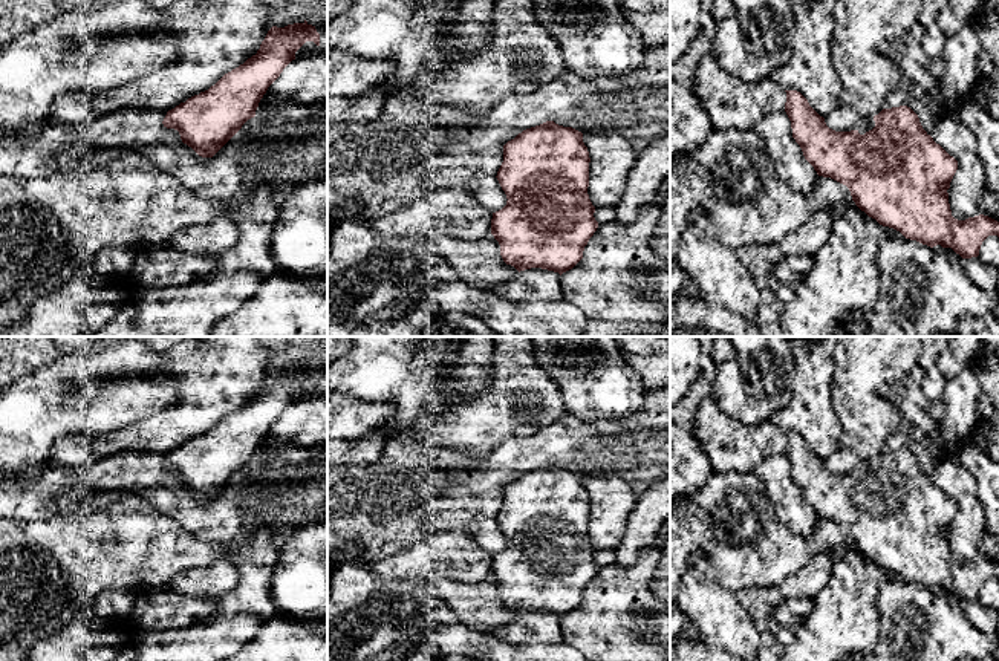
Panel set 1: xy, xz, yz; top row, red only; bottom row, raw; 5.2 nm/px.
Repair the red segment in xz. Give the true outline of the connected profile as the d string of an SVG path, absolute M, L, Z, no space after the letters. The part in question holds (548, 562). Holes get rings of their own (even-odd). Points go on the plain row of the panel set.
M546 464L519 476L503 488L503 505L497 514L497 523L506 537L506 548L493 555L491 577L500 588L500 598L506 607L519 615L531 611L542 611L560 618L572 612L581 601L584 589L598 571L594 560L589 529L589 494L583 485L583 476Z

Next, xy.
M306 363L272 369L255 398L225 416L208 433L168 453L162 467L179 474L184 487L202 500L213 500L255 459L260 442L306 386L320 389L320 376Z

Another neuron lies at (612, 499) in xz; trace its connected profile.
M583 476L589 494L587 537L595 551L617 549L626 534L636 497L630 482L621 477Z

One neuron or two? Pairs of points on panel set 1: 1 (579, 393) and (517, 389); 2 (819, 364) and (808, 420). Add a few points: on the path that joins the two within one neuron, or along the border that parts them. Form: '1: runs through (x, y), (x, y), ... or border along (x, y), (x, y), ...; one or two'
1: border along (537, 363), (559, 389), (566, 413); two
2: runs through (819, 378), (819, 392), (813, 398), (811, 406); one

